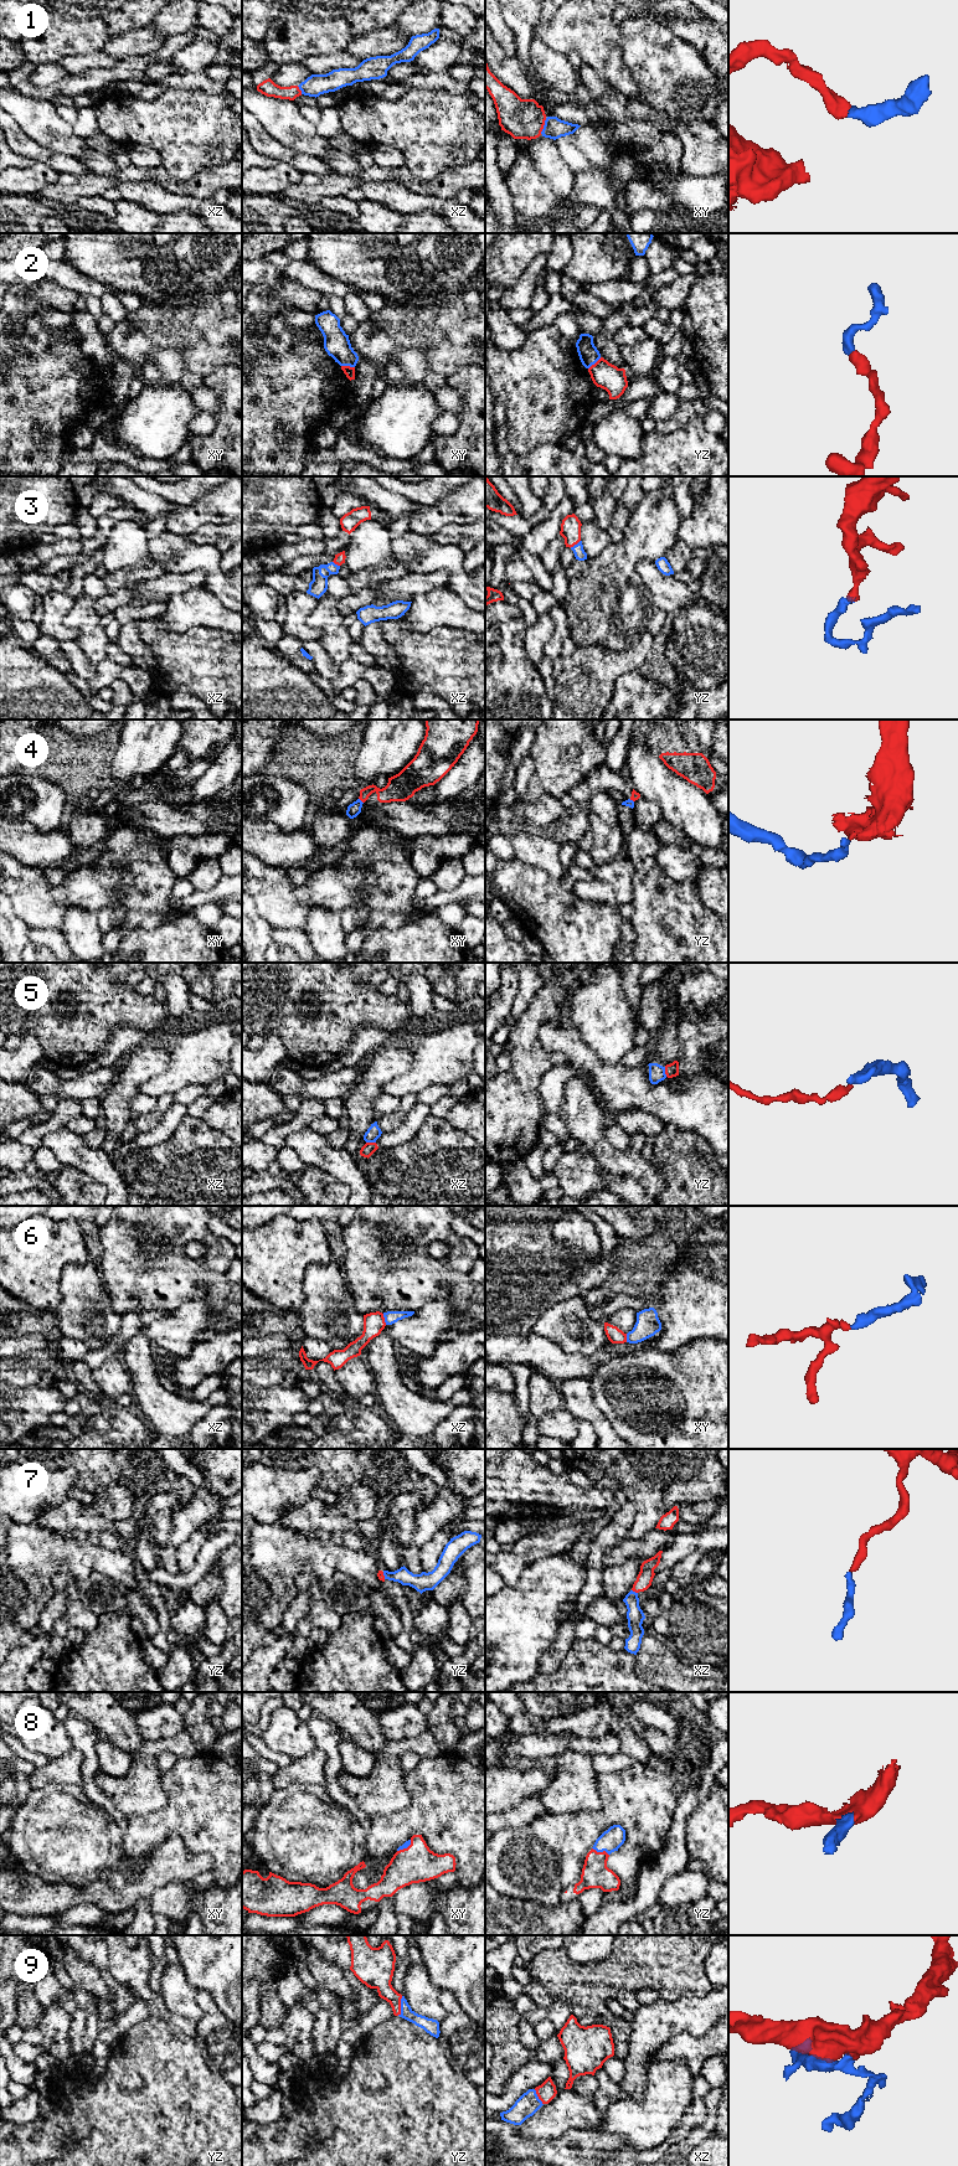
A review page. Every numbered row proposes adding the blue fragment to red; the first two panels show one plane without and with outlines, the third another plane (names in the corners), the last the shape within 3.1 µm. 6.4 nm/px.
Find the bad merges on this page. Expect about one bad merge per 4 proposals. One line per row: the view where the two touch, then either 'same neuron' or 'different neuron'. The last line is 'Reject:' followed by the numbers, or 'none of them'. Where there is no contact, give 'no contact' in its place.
1: xy | same neuron
2: xy | same neuron
3: yz | same neuron
4: xy | different neuron
5: xz | different neuron
6: xz | same neuron
7: xz | same neuron
8: yz | same neuron
9: yz | same neuron
Reject: 4, 5

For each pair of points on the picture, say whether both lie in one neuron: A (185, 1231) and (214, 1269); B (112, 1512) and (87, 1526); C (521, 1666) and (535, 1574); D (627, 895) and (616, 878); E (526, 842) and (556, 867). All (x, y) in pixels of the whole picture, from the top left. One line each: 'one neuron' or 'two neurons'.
A: one neuron
B: two neurons
C: one neuron
D: one neuron
E: one neuron

